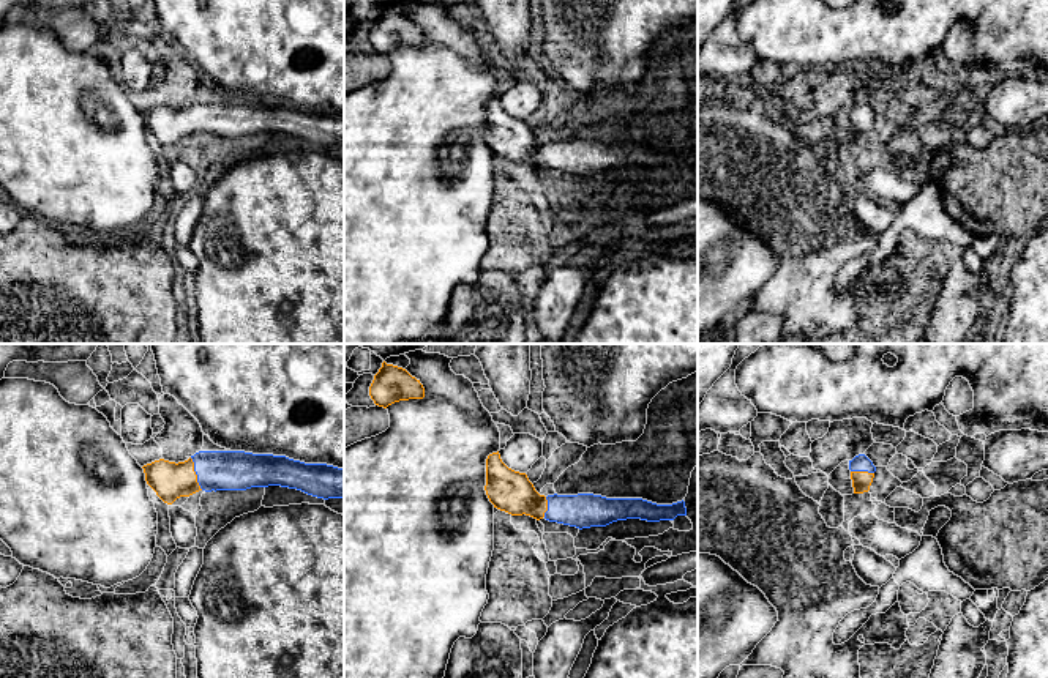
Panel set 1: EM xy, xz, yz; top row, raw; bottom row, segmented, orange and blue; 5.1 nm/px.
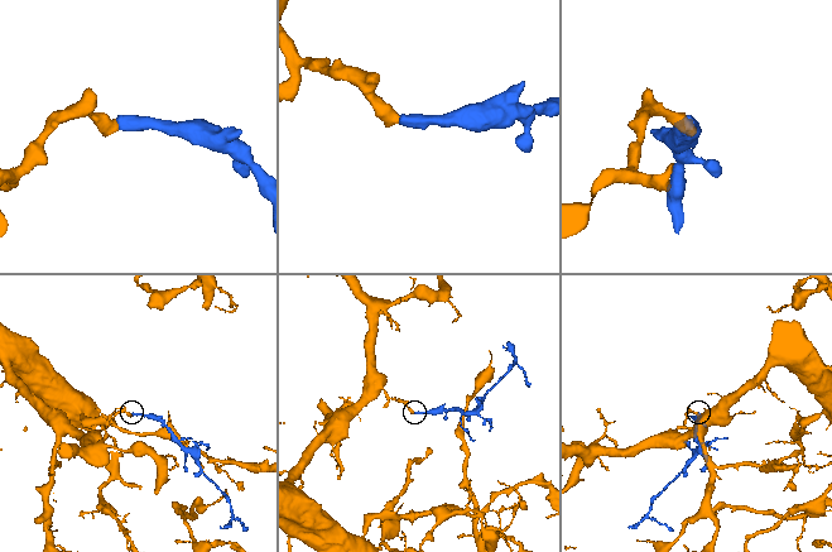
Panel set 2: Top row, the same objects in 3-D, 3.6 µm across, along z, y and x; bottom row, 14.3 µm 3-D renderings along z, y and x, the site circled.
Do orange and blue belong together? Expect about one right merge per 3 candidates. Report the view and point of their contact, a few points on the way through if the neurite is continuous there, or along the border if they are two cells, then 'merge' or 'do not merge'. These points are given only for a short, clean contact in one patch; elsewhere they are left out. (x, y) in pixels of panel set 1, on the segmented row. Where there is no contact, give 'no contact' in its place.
meets orange in xy at (194, 473); runs through xy (169, 480), (183, 480), (194, 473), (217, 470); merge

